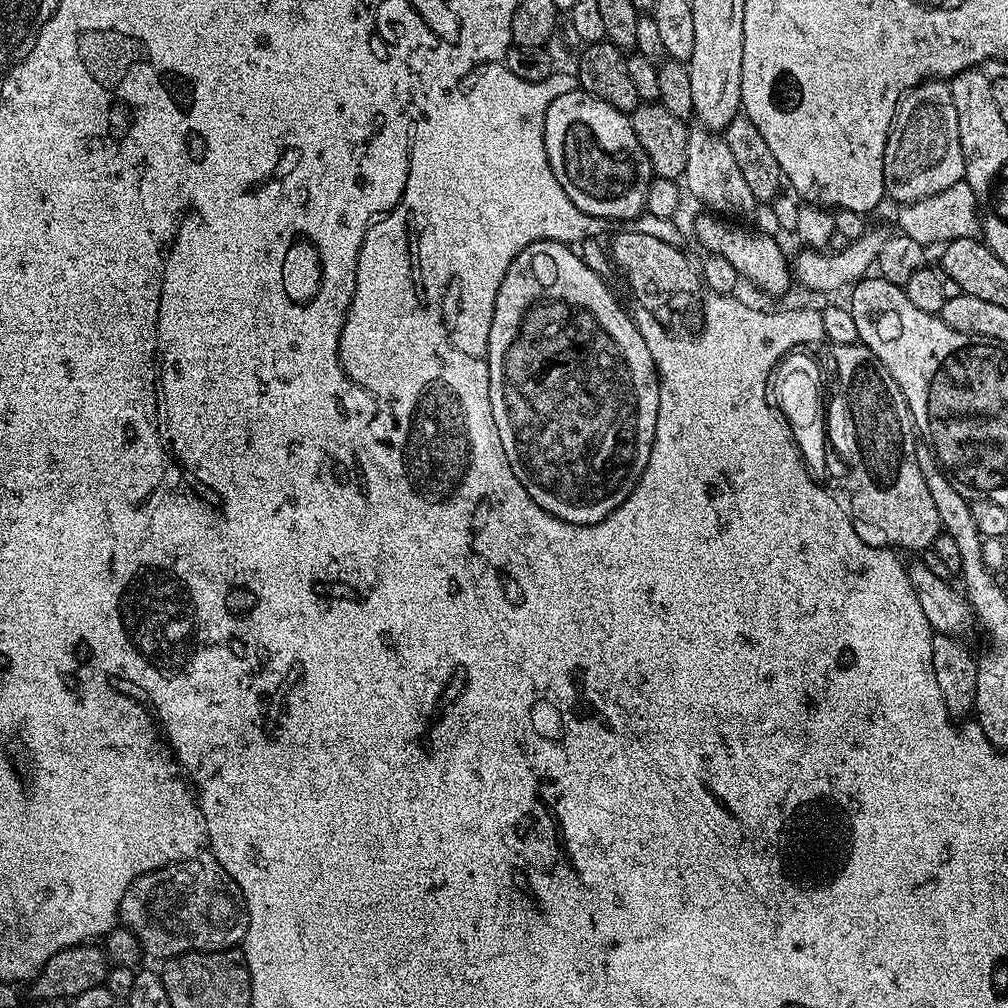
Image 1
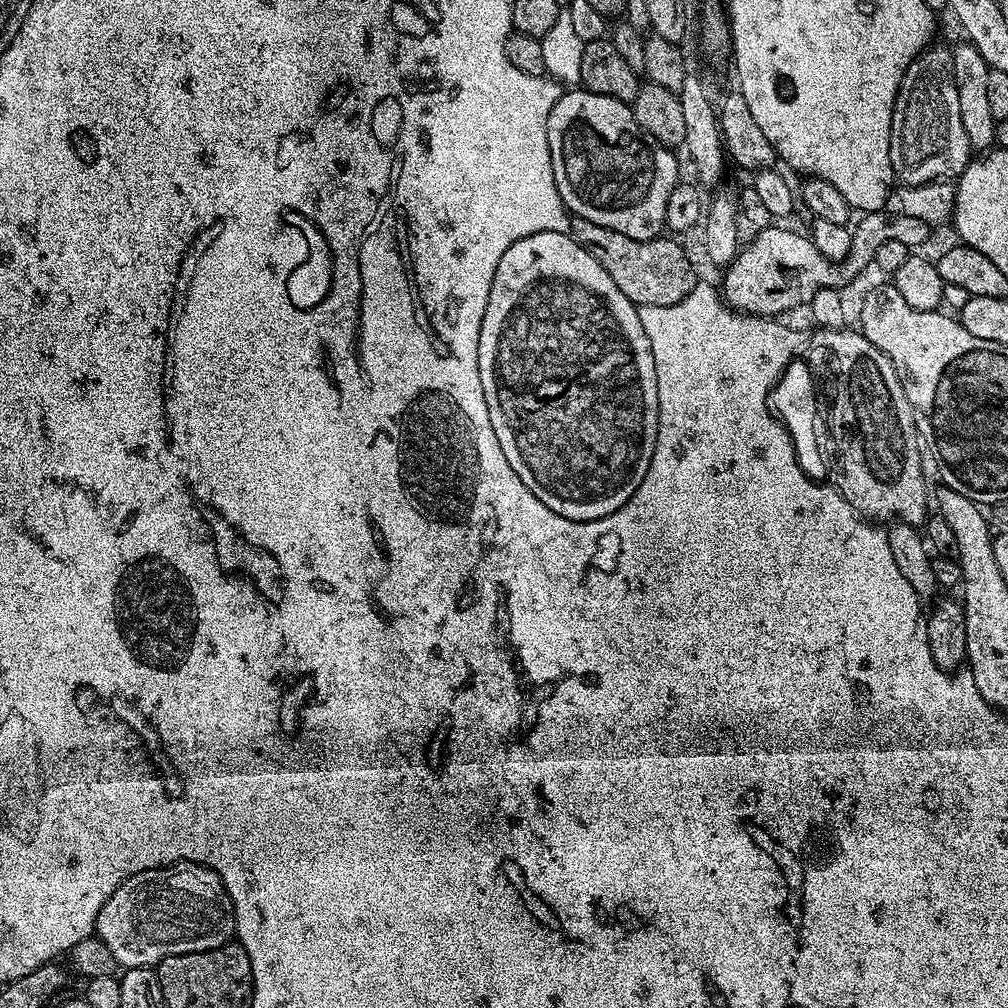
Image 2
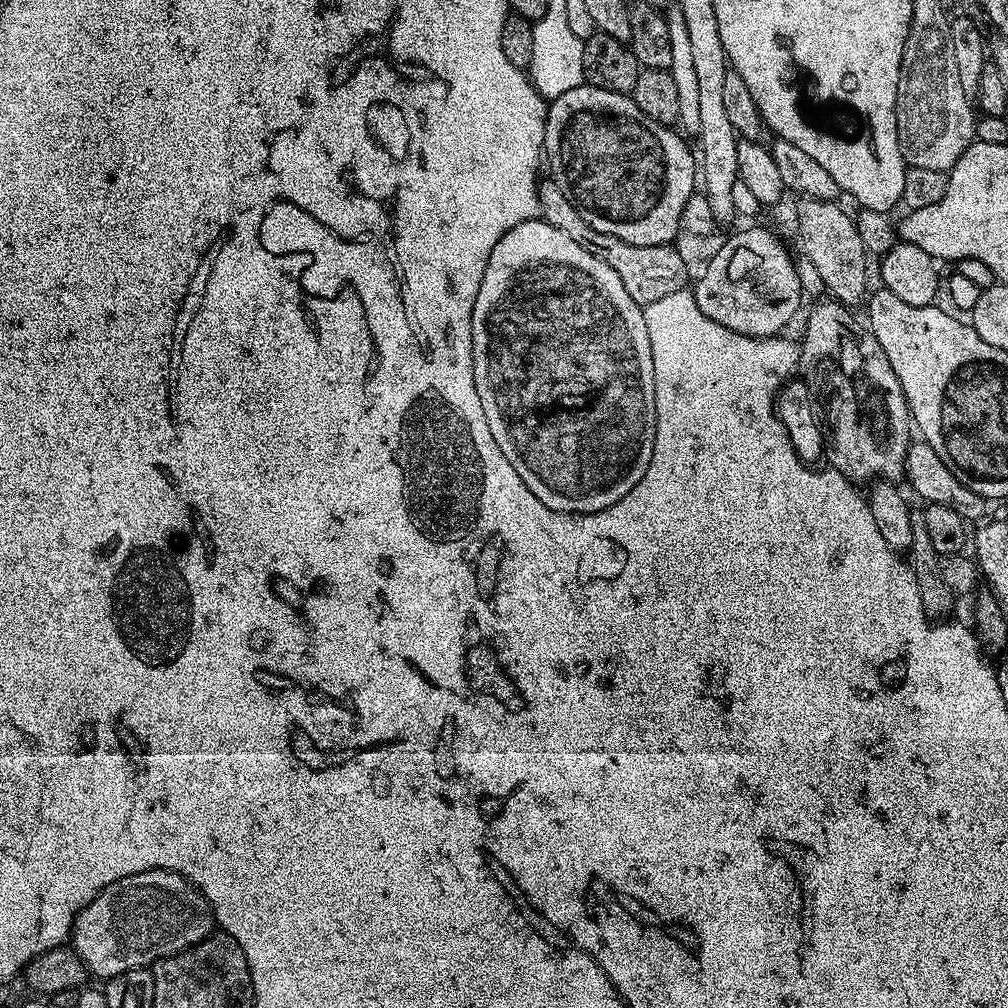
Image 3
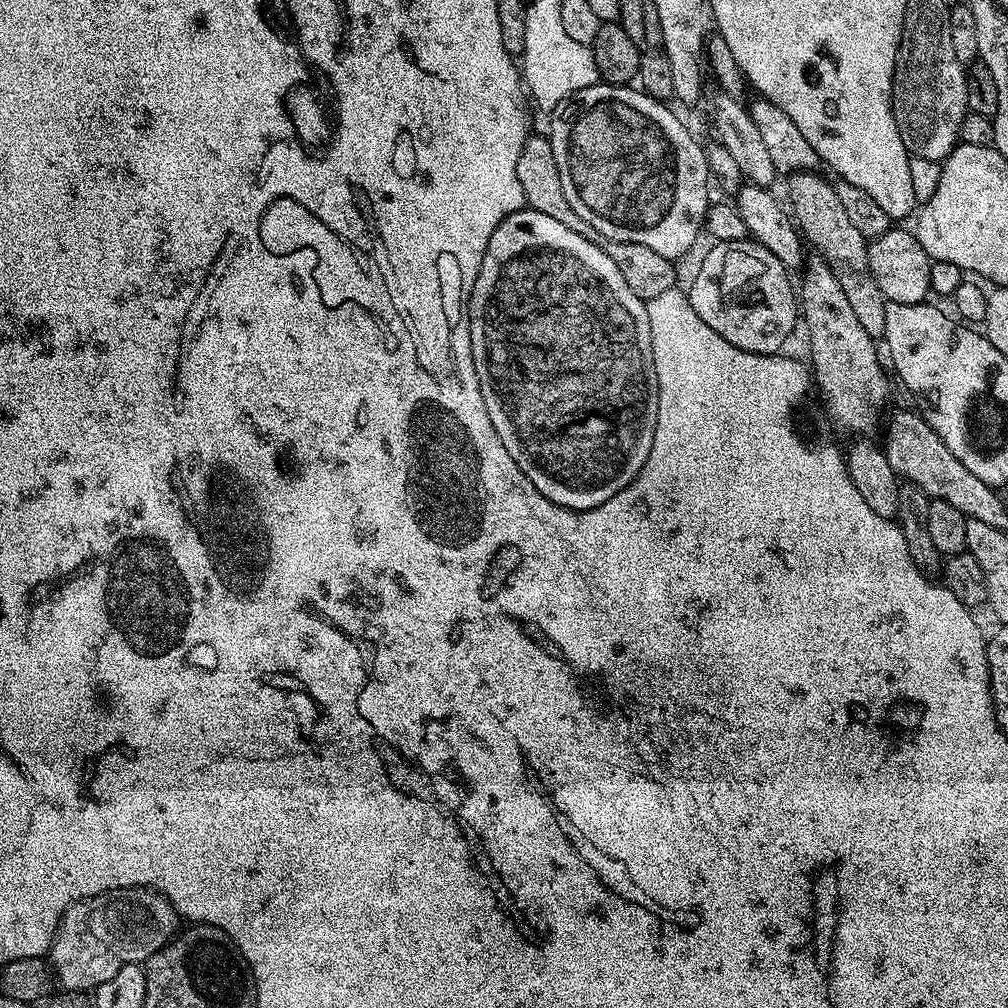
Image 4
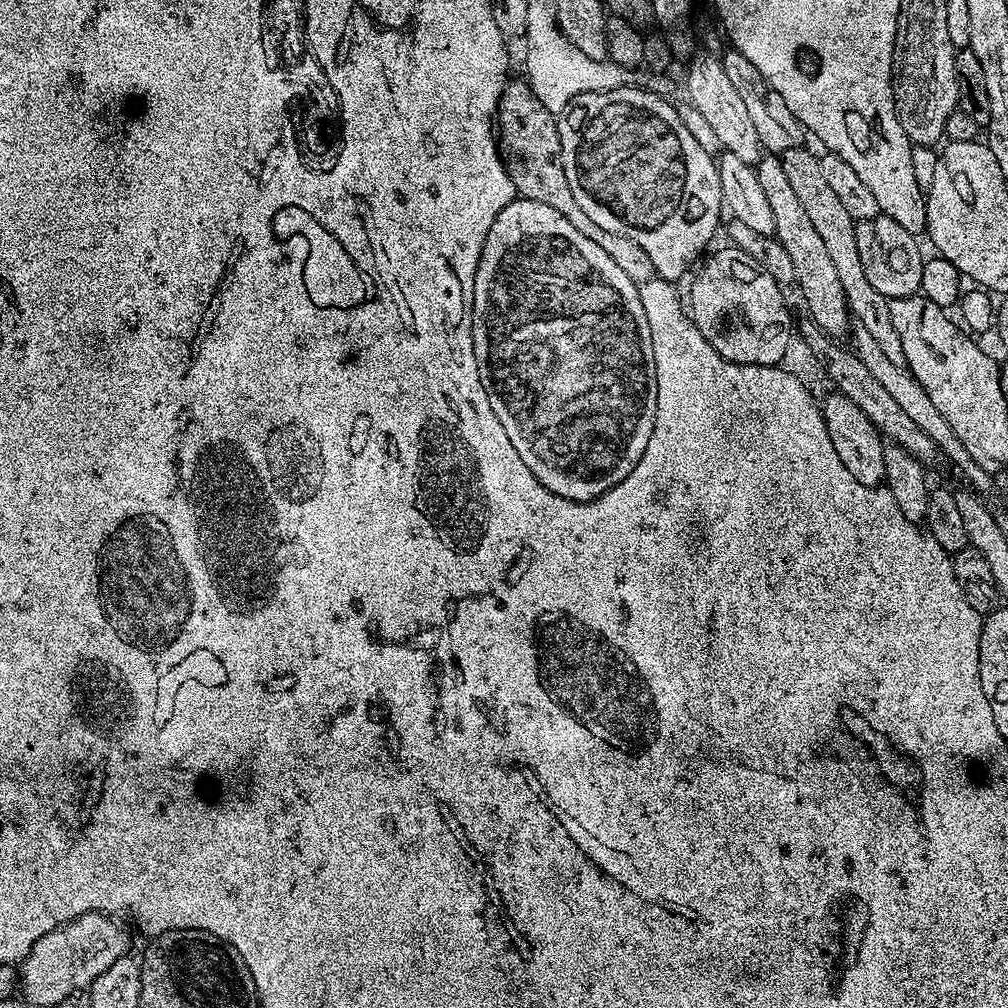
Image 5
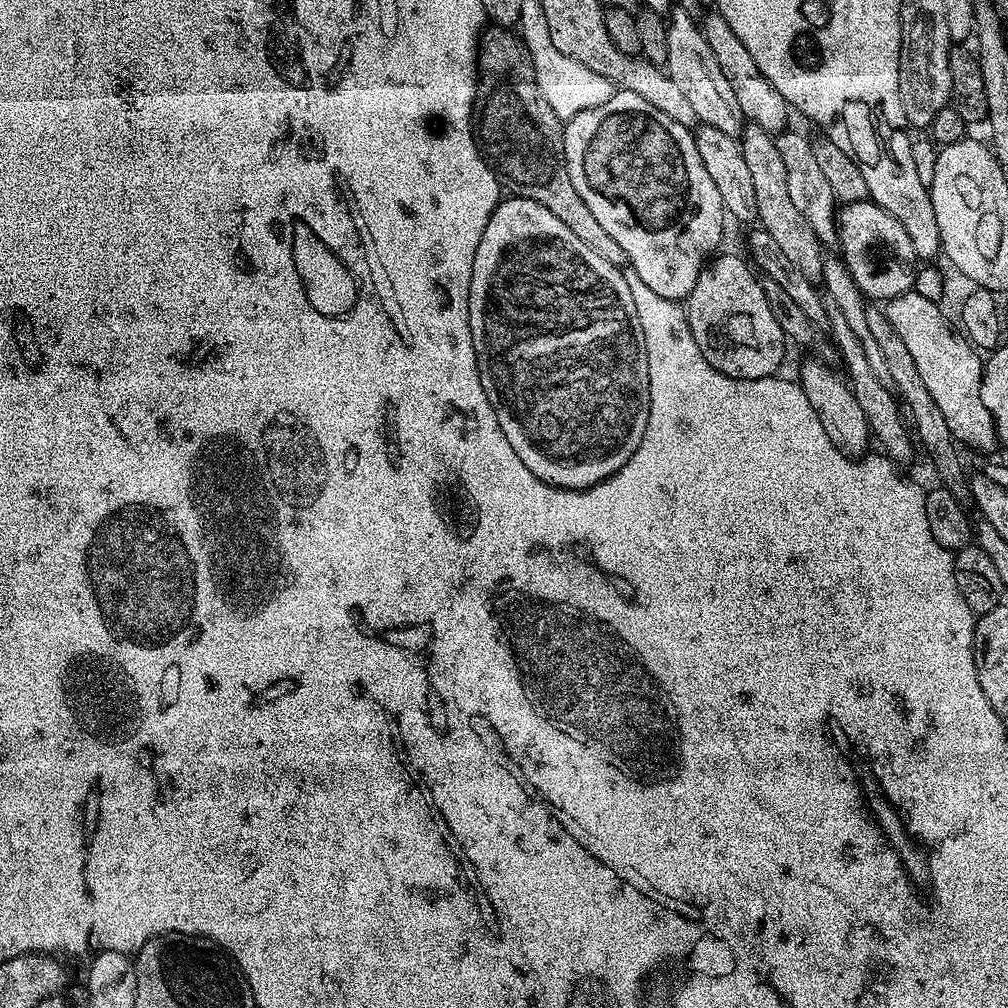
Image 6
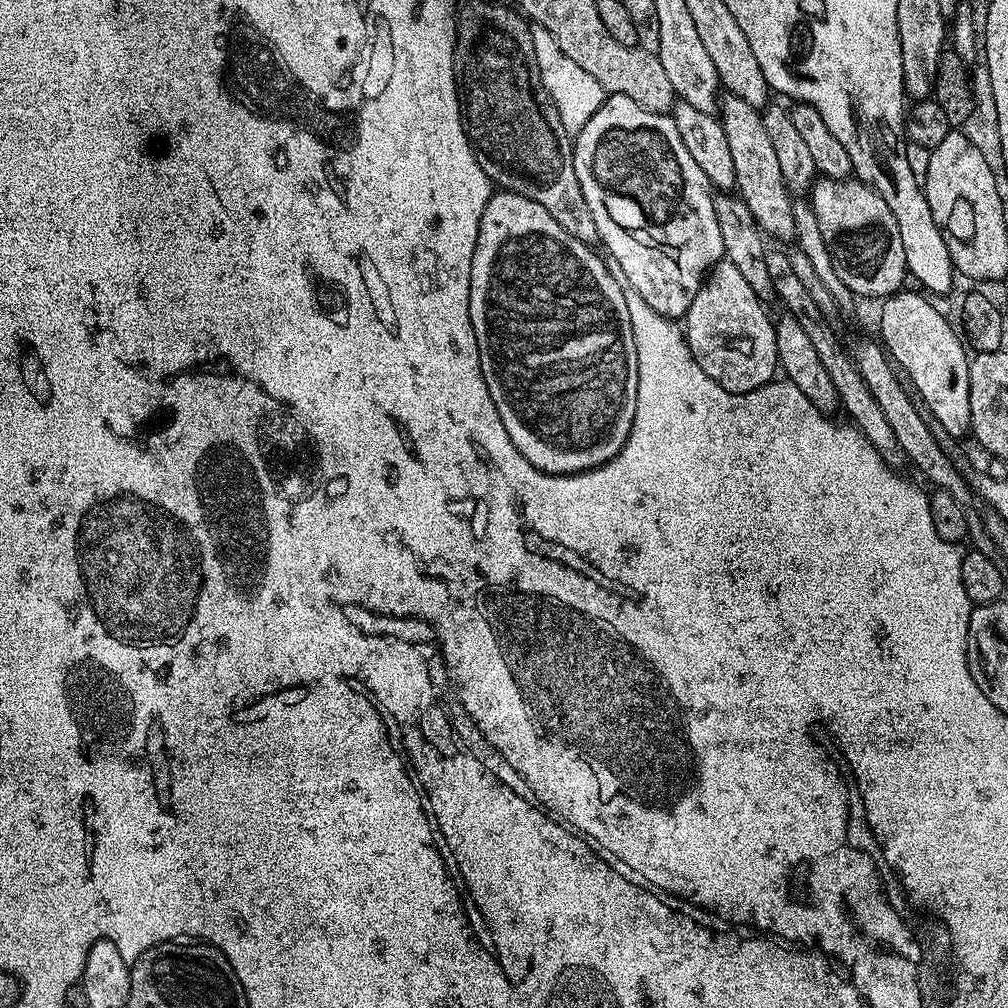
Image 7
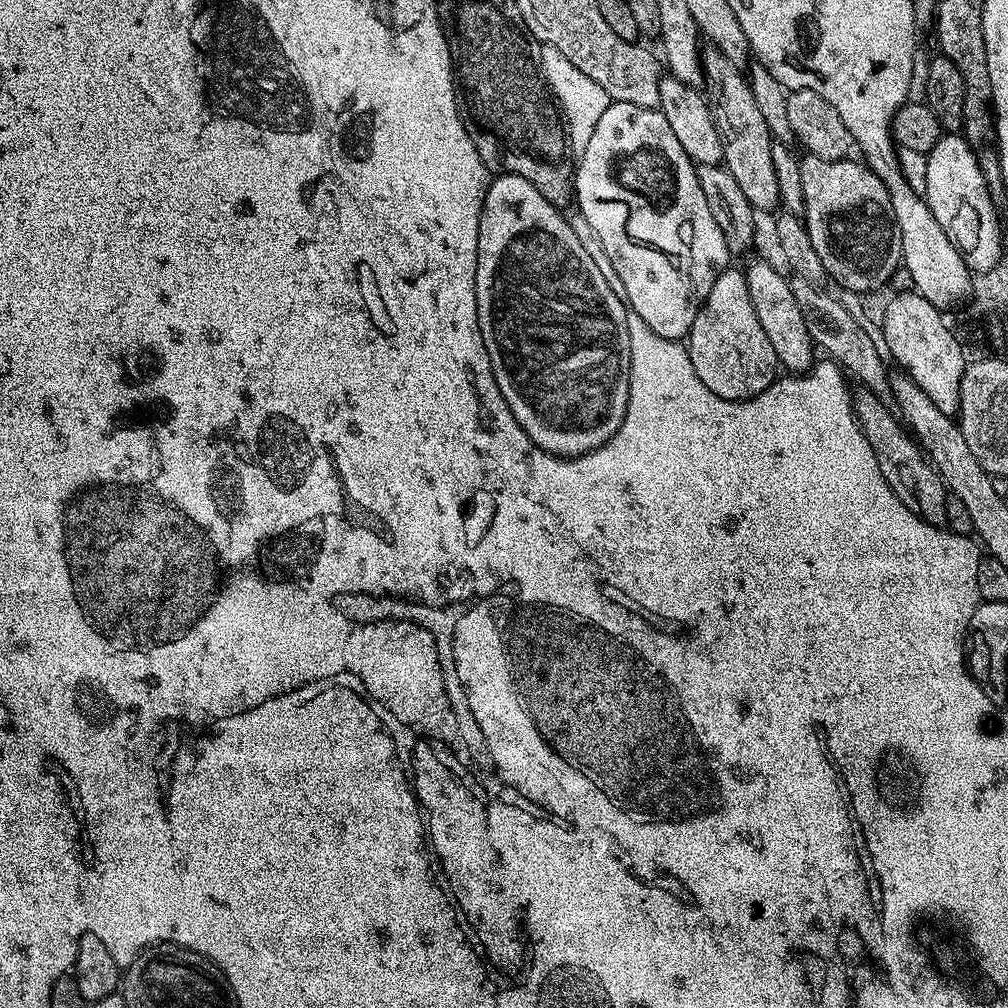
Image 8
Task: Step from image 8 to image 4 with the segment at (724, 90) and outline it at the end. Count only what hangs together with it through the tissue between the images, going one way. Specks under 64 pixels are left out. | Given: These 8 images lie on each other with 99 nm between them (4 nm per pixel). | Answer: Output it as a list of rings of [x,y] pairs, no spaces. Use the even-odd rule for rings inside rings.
[[[820,255],[807,257],[804,274],[804,285],[798,288],[798,308],[808,327],[808,348],[812,351],[810,372],[815,387],[831,403],[831,419],[837,429],[856,432],[852,434],[872,434],[876,423],[877,428],[881,423],[880,407],[888,400],[889,373],[886,368],[884,373],[880,365],[877,341],[862,330],[838,278],[834,278],[830,266]]]

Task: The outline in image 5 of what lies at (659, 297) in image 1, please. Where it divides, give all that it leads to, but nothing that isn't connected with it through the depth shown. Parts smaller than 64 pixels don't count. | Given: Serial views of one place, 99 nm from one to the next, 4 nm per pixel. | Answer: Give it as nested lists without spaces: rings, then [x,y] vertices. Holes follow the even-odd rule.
[[[509,79],[504,85],[500,101],[496,107],[494,128],[498,133],[498,151],[500,161],[504,164],[510,182],[516,187],[517,197],[534,202],[542,202],[550,206],[578,230],[578,234],[590,238],[590,242],[602,246],[606,254],[620,269],[639,286],[642,282],[653,279],[652,263],[646,250],[638,246],[638,242],[630,242],[630,238],[622,238],[622,234],[610,234],[602,230],[602,226],[594,226],[586,214],[582,214],[582,206],[574,202],[570,194],[570,184],[566,182],[566,170],[562,166],[562,146],[558,138],[556,116],[547,112],[532,93],[532,87],[523,79]]]

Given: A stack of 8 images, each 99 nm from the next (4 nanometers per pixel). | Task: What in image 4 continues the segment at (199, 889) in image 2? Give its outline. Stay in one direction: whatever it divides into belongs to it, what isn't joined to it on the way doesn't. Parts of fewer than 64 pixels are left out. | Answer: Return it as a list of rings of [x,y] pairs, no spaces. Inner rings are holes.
[[[119,888],[79,900],[64,911],[52,938],[50,967],[55,983],[70,992],[100,988],[102,982],[110,982],[122,966],[143,965],[149,960],[177,935],[176,923],[176,909],[150,888]]]

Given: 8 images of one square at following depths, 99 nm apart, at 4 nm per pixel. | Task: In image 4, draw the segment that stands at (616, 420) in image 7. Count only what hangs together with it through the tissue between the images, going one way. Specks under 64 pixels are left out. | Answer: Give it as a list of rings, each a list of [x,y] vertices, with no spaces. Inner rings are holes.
[[[525,206],[520,211],[505,216],[504,221],[494,230],[494,234],[490,234],[490,242],[486,246],[486,254],[482,258],[482,266],[478,270],[478,278],[472,287],[472,297],[468,303],[468,321],[470,322],[470,342],[472,343],[474,370],[478,374],[478,386],[482,390],[482,402],[486,402],[486,414],[490,414],[490,422],[494,422],[494,430],[498,430],[498,438],[502,438],[502,446],[506,446],[510,458],[514,458],[514,462],[518,462],[522,474],[526,474],[526,478],[530,478],[530,482],[534,482],[536,489],[546,498],[550,498],[550,502],[554,502],[563,508],[574,508],[577,510],[596,508],[602,502],[614,498],[614,494],[623,492],[625,486],[631,484],[632,479],[642,470],[642,466],[650,454],[650,446],[654,442],[656,415],[658,414],[658,382],[654,374],[654,354],[652,353],[652,343],[650,342],[648,305],[645,301],[638,298],[638,294],[634,294],[634,290],[630,290],[630,286],[626,286],[626,278],[622,278],[622,270],[618,270],[618,266],[614,266],[614,262],[610,262],[607,254],[602,250],[598,250],[598,246],[594,246],[594,242],[582,238],[582,234],[574,234],[574,230],[562,226],[562,222],[557,222],[555,218],[550,218],[547,214],[542,214],[538,210]]]

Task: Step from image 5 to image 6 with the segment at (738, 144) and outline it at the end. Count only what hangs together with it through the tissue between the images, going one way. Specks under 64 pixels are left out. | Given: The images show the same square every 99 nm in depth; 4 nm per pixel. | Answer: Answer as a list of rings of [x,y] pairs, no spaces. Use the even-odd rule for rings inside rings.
[[[676,6],[671,9],[666,23],[668,26],[666,34],[668,76],[674,78],[674,82],[678,82],[679,88],[686,94],[686,99],[690,101],[690,106],[694,109],[700,124],[715,126],[717,130],[722,130],[725,134],[739,137],[746,123],[742,106],[738,106],[738,98],[734,98],[734,90],[730,87],[726,74],[722,74],[718,66],[718,58],[714,58],[714,54],[710,51],[703,27],[698,23],[697,17]]]

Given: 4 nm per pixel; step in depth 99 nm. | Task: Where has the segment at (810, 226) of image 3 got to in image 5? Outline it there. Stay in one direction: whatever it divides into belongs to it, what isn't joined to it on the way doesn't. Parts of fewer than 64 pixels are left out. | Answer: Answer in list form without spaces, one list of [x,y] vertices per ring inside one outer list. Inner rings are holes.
[[[801,146],[783,152],[780,161],[782,171],[787,175],[798,202],[802,202],[803,209],[810,217],[810,223],[814,225],[814,231],[822,237],[826,251],[834,262],[851,319],[859,328],[874,337],[882,354],[886,354],[886,358],[894,362],[894,366],[905,367],[906,356],[902,354],[902,340],[898,338],[898,330],[894,330],[894,318],[890,318],[889,297],[878,294],[878,290],[874,290],[874,286],[870,286],[870,281],[866,279],[866,270],[862,270],[862,258],[858,258],[857,221],[852,220],[850,214],[846,214],[838,194],[830,191],[830,185],[822,175],[820,156],[812,153],[808,146]]]

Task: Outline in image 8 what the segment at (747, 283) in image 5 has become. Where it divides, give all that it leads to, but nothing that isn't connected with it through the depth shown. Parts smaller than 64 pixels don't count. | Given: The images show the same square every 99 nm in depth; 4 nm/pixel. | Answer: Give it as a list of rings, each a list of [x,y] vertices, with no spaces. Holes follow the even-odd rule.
[[[729,266],[710,286],[710,294],[700,305],[694,318],[694,326],[686,337],[690,362],[694,362],[694,374],[702,378],[706,390],[723,400],[753,400],[778,378],[778,361],[766,330],[754,314],[754,302],[750,302],[750,290],[746,290],[744,273],[738,267]]]

